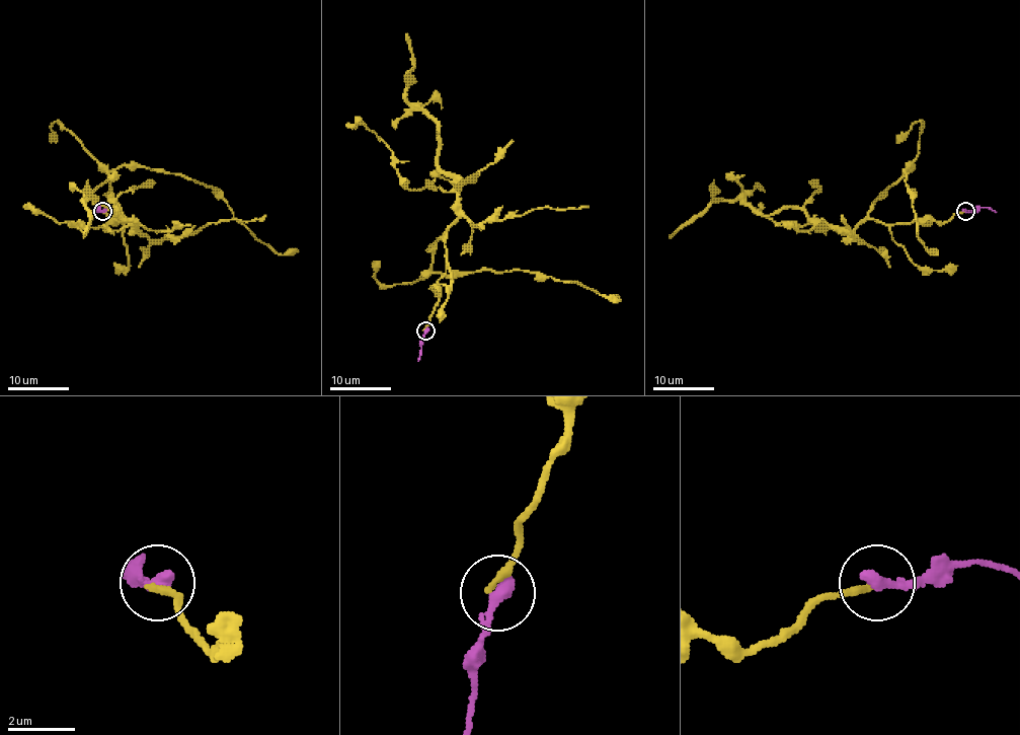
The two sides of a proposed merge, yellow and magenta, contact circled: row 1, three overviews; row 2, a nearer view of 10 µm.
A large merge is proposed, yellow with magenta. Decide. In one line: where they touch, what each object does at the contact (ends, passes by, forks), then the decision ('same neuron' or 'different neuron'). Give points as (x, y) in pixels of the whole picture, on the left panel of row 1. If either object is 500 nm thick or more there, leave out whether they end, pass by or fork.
at (102, 211); yellow ends there; magenta ends there; different neuron

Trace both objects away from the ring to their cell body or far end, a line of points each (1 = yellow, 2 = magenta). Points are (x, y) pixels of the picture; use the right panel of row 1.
1: (965, 212), (942, 222), (876, 222), (869, 212), (910, 165), (906, 182), (918, 238), (932, 254), (936, 250)
2: (965, 210), (989, 207), (996, 212)

